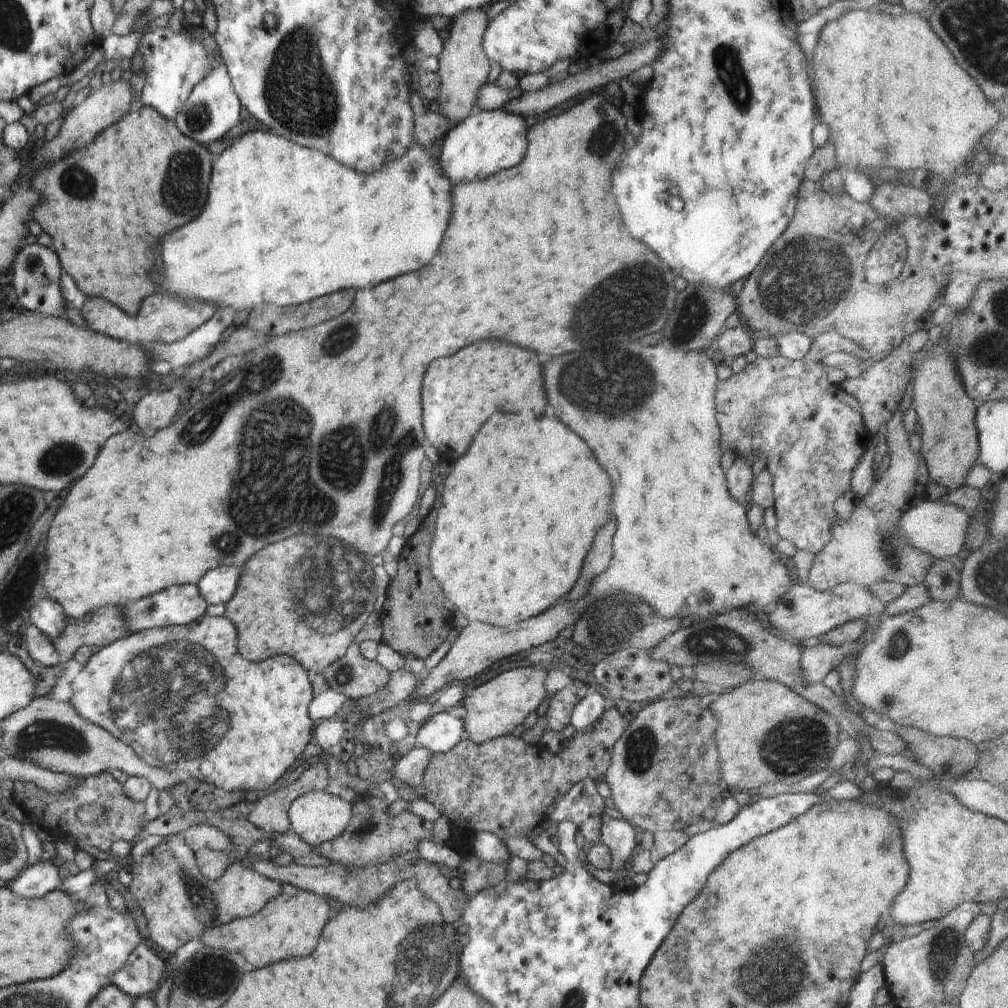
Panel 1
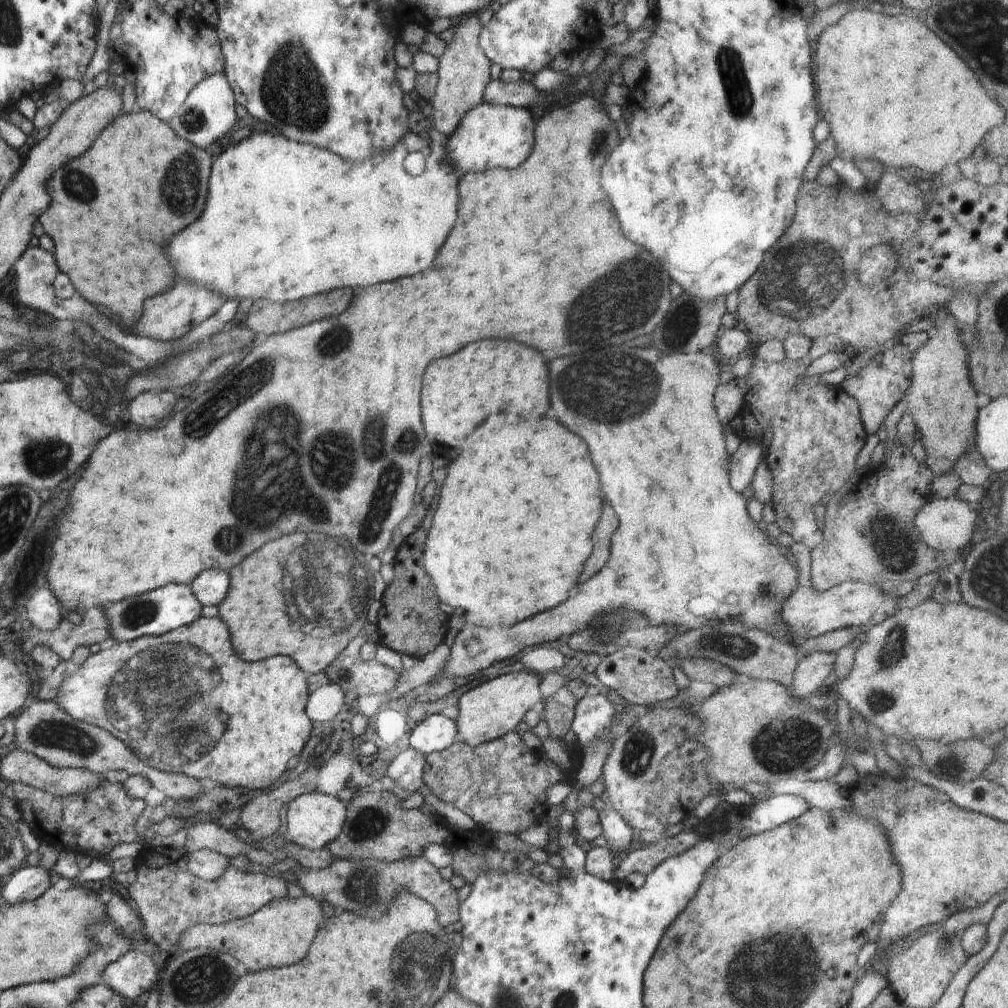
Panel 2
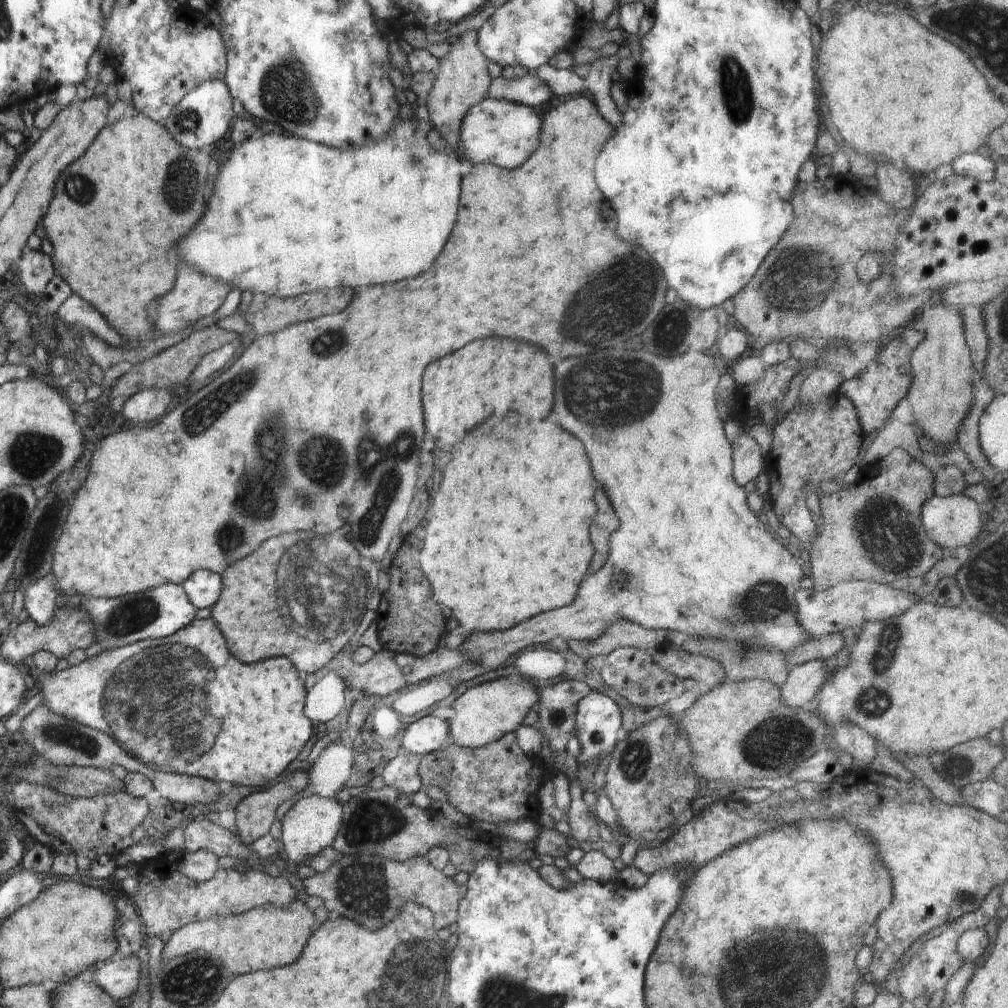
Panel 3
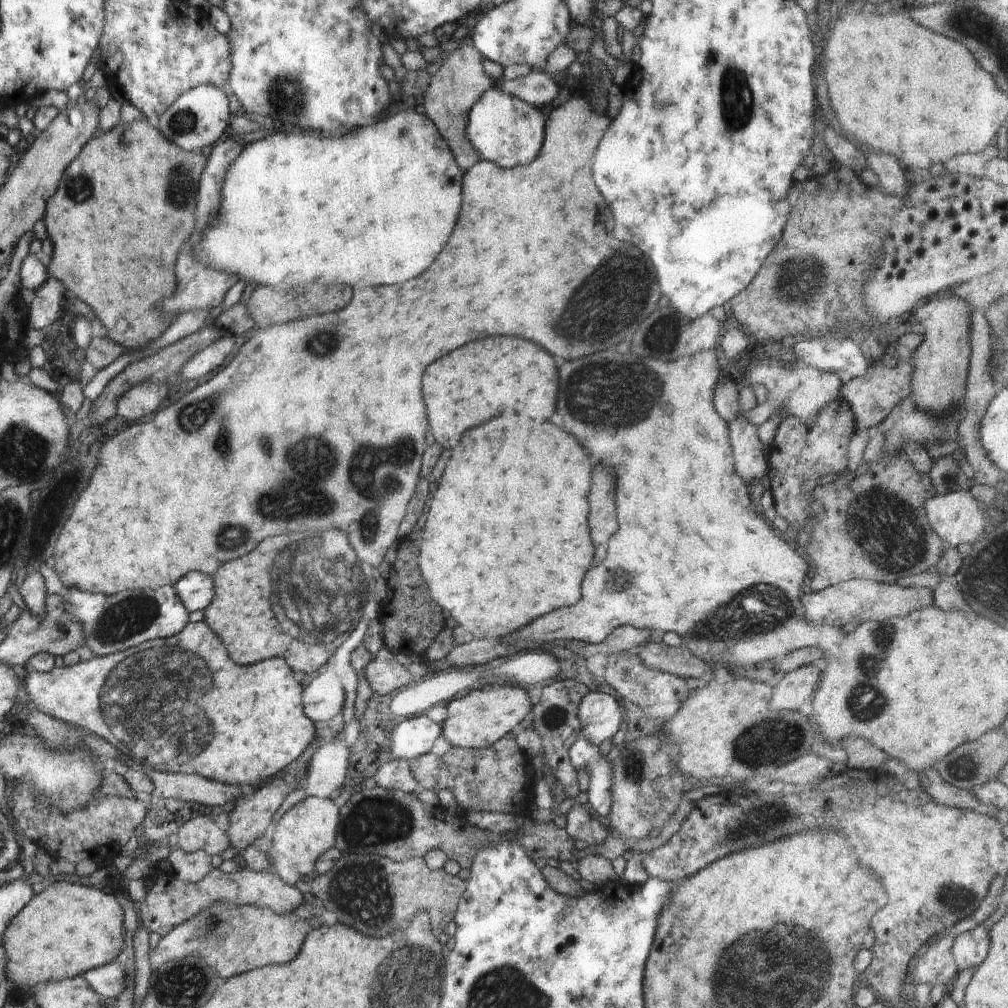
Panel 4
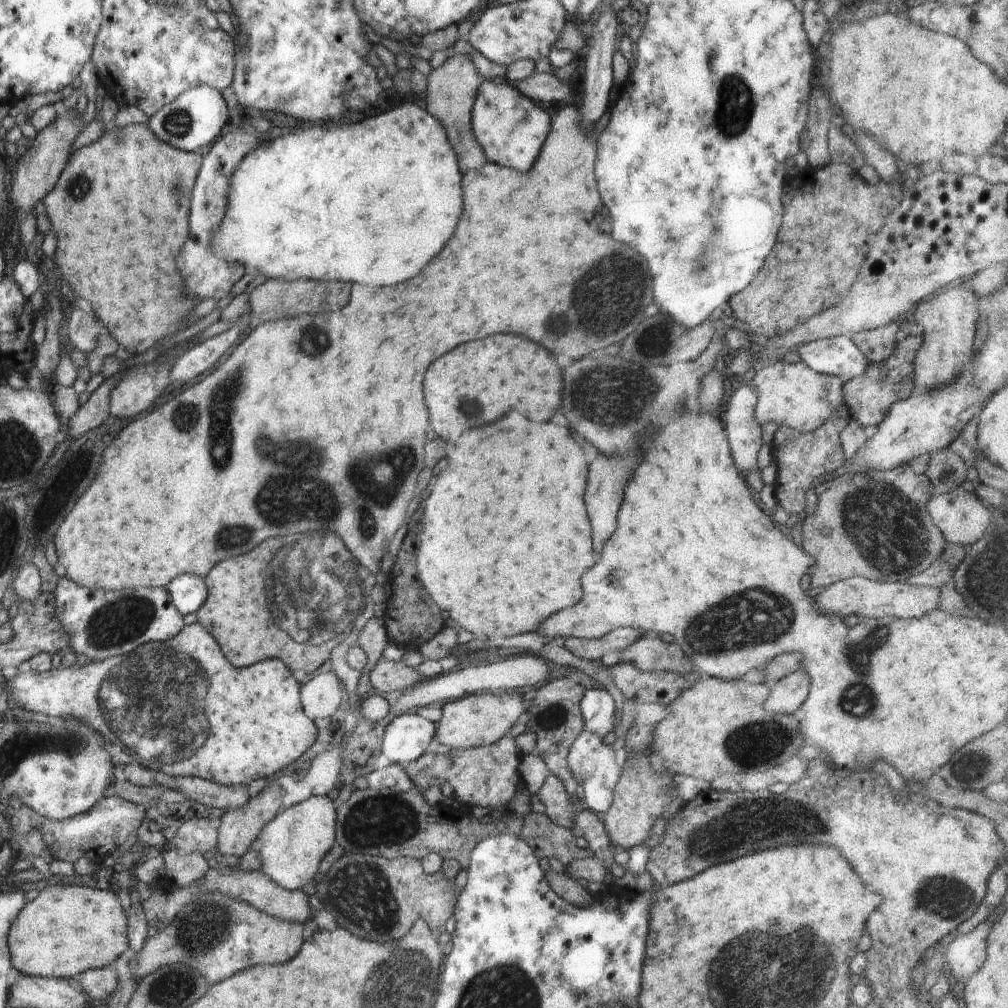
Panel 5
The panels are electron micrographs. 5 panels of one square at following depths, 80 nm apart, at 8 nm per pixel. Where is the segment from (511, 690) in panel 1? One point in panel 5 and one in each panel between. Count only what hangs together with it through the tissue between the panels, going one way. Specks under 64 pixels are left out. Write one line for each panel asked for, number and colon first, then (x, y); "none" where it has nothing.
2: (490, 710)
3: (484, 713)
4: (477, 719)
5: (477, 720)

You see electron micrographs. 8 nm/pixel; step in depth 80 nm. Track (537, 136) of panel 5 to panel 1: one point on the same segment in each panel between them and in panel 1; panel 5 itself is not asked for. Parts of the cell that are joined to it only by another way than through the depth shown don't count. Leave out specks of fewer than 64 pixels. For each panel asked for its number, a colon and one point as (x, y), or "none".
1: (485, 142)
2: (488, 136)
3: (500, 132)
4: (505, 130)

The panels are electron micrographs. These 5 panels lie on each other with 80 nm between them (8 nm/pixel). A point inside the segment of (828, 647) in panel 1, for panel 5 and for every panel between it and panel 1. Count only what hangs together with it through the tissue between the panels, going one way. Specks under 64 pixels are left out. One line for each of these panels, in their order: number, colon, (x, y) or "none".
2: (814, 668)
3: (803, 683)
4: (795, 687)
5: (789, 693)

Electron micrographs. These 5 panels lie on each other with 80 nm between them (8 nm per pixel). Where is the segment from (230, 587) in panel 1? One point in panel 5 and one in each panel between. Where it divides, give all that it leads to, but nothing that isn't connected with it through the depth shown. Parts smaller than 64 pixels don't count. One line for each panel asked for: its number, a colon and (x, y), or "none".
2: (211, 587)
3: (203, 588)
4: (196, 590)
5: (188, 592)

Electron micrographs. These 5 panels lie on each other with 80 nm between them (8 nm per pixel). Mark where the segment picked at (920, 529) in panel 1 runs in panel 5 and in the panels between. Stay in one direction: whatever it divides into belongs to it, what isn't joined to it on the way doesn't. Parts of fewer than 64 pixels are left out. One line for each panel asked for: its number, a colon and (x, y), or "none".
2: (944, 524)
3: (953, 521)
4: (955, 517)
5: (961, 516)

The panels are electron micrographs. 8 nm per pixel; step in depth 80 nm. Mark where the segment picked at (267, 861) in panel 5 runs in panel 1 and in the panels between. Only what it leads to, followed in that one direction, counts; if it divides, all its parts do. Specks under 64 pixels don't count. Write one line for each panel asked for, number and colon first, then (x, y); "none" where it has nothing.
1: (317, 817)
2: (314, 819)
3: (312, 823)
4: (309, 828)

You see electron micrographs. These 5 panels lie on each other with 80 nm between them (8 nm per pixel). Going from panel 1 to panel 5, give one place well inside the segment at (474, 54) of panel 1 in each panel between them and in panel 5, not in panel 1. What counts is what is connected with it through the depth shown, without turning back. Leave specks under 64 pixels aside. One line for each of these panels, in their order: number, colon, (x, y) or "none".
2: (464, 70)
3: (462, 80)
4: (460, 81)
5: (452, 88)

